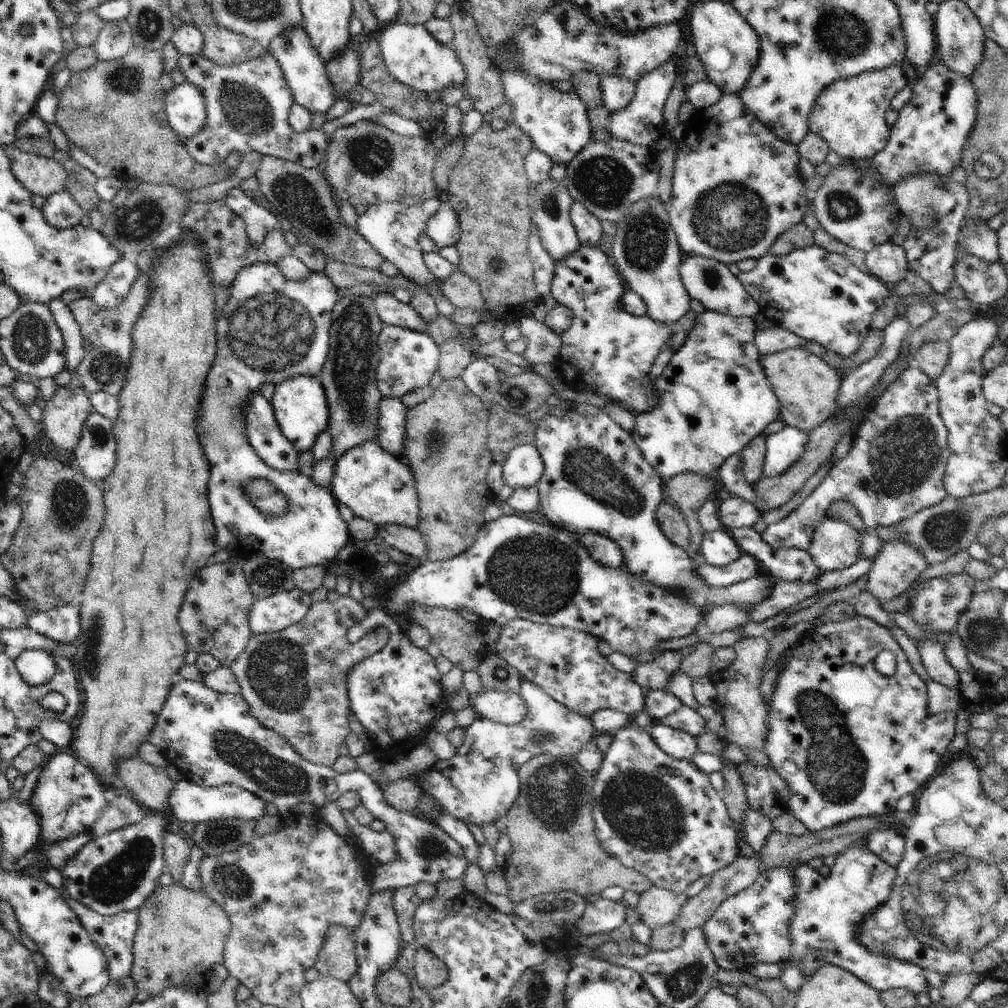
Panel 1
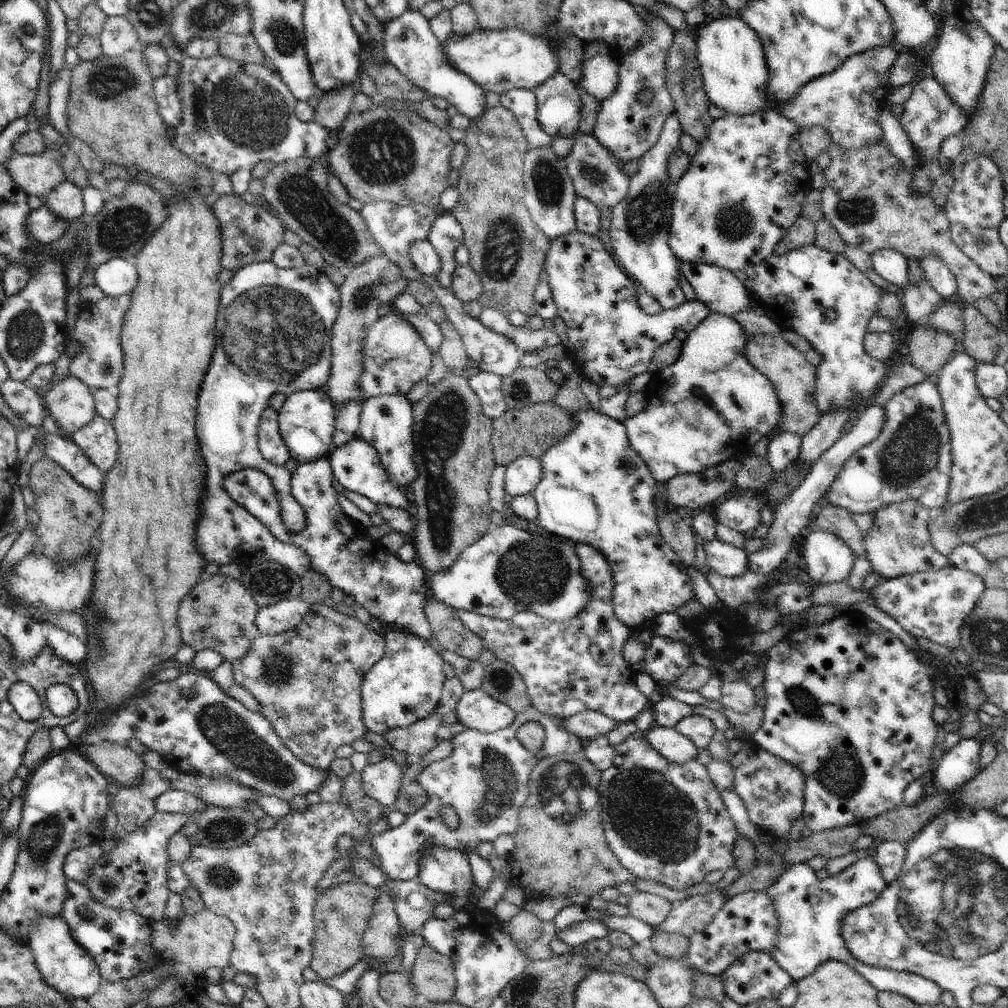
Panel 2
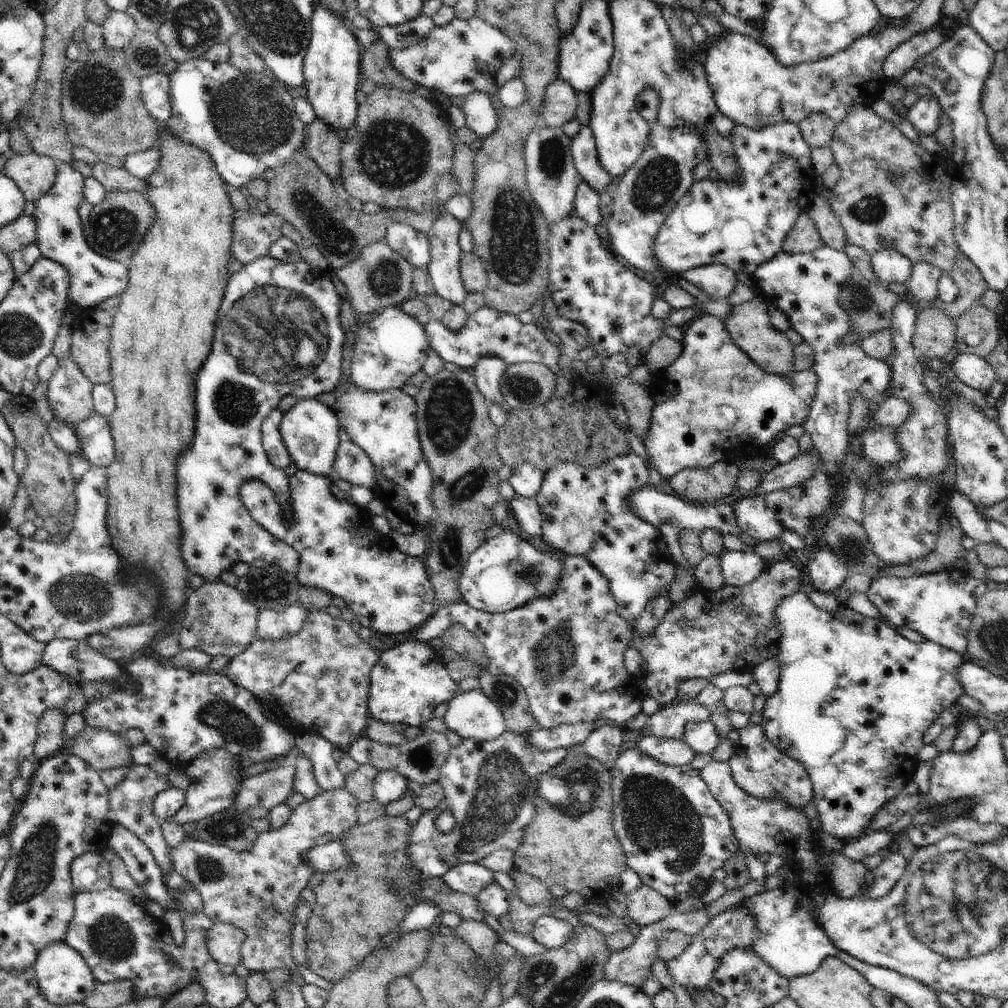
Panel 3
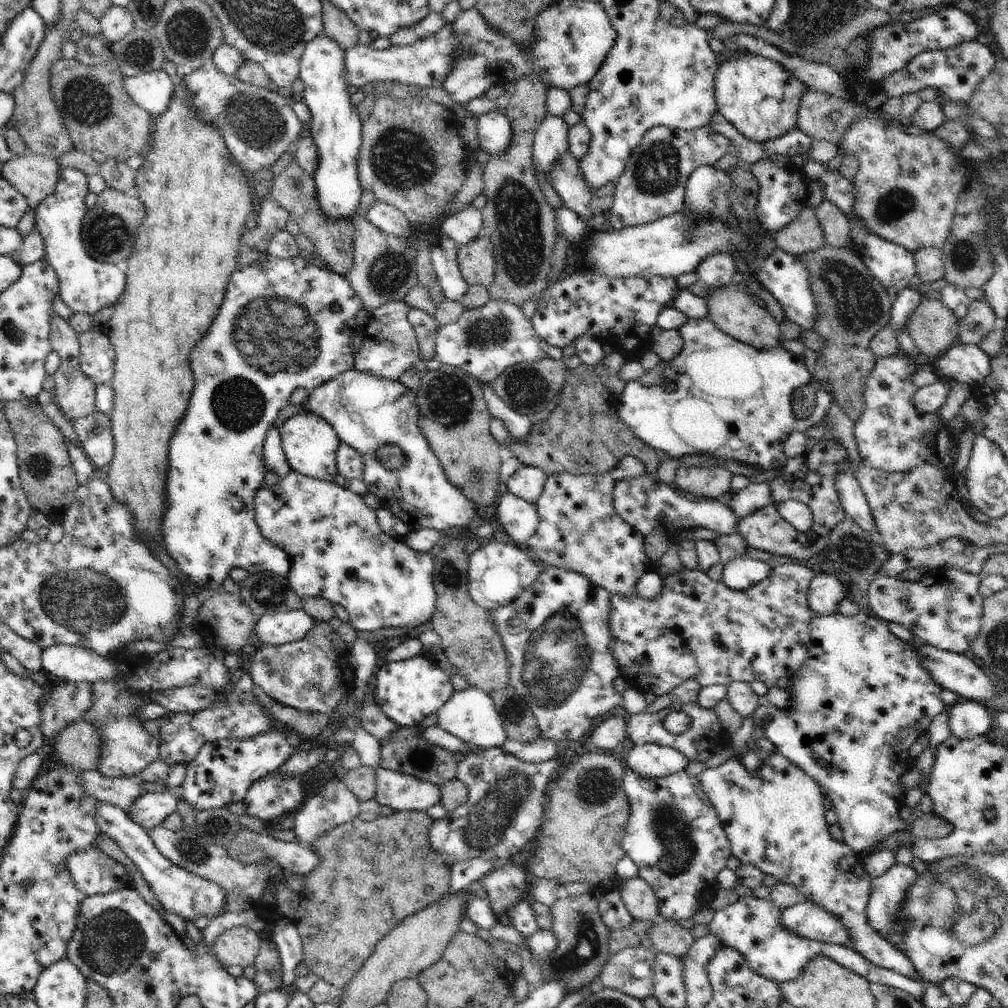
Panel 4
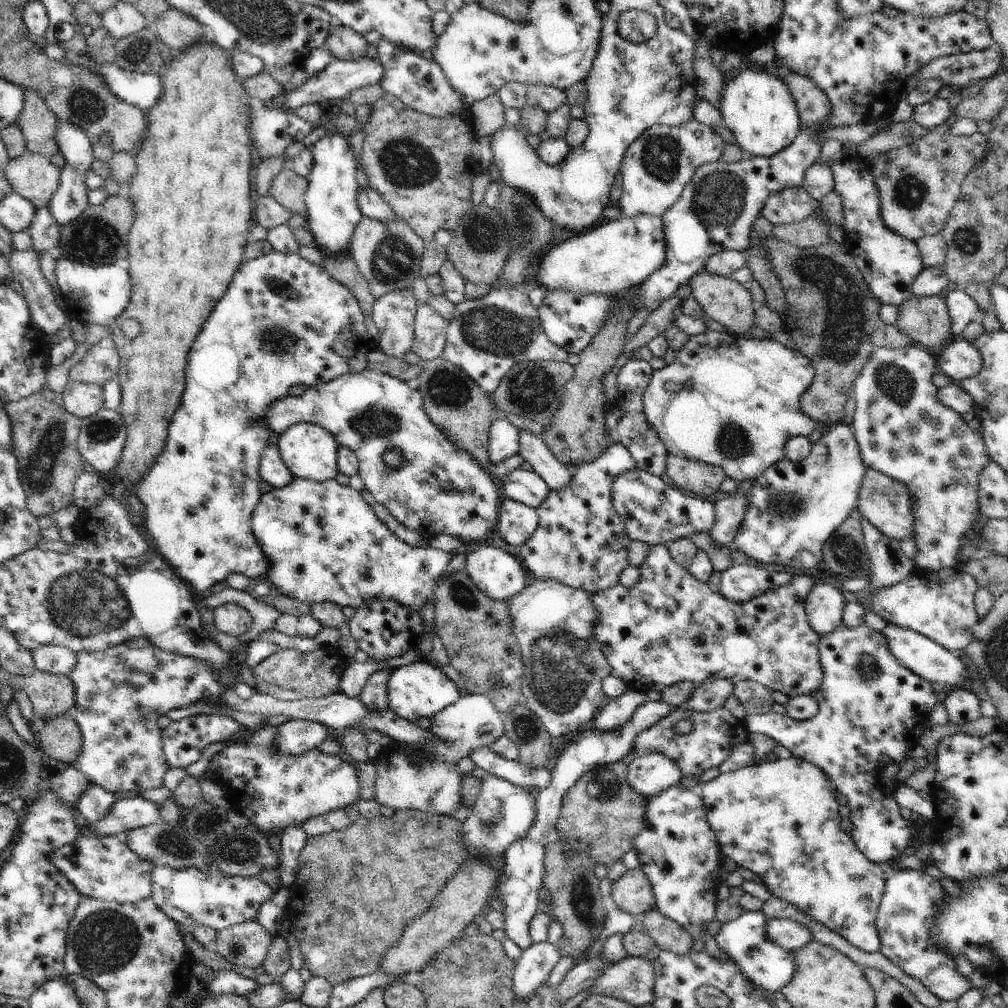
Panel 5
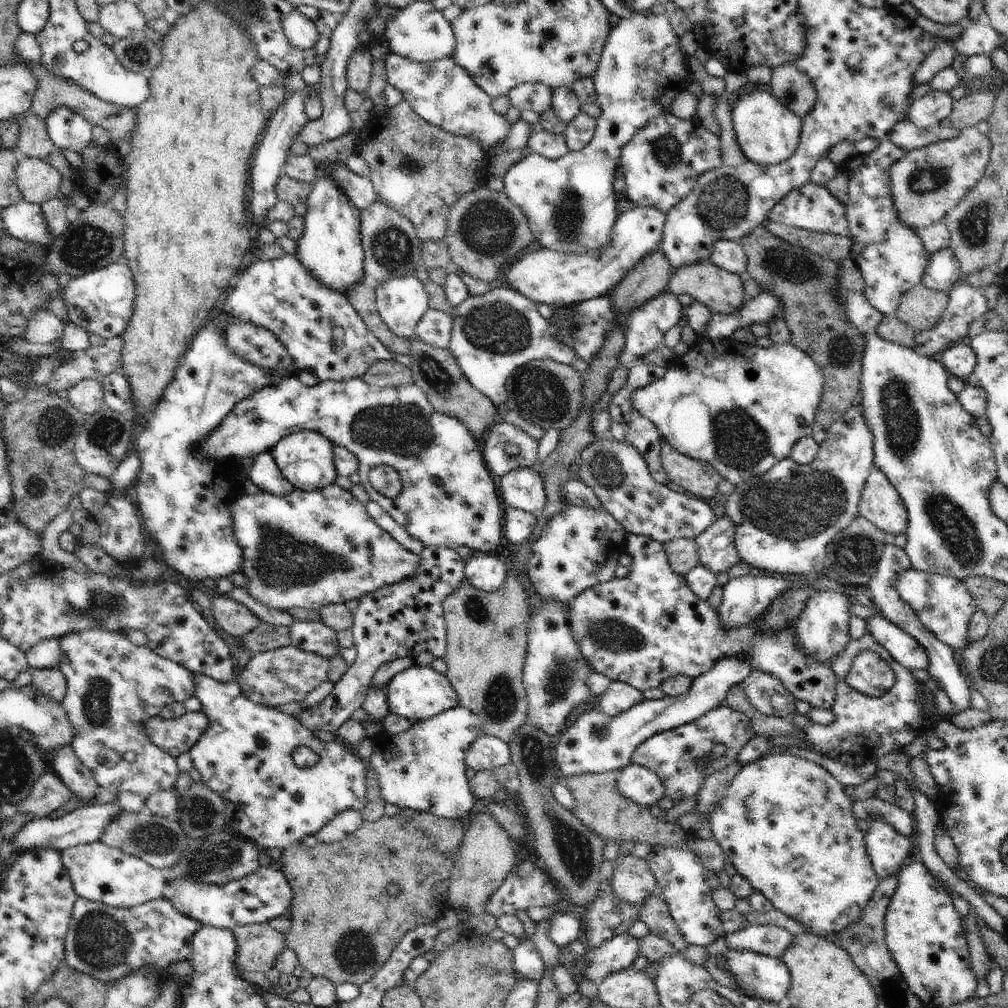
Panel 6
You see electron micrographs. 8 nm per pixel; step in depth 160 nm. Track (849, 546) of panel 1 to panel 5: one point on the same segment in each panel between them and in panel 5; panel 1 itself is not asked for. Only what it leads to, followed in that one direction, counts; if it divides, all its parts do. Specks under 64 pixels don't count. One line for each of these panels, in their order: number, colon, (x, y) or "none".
2: (828, 558)
3: (827, 572)
4: (826, 591)
5: (824, 606)

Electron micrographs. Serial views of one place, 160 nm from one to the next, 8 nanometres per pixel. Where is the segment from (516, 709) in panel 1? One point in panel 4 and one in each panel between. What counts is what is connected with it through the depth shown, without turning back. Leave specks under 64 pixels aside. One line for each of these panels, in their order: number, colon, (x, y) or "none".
2: (477, 710)
3: (471, 714)
4: (470, 714)

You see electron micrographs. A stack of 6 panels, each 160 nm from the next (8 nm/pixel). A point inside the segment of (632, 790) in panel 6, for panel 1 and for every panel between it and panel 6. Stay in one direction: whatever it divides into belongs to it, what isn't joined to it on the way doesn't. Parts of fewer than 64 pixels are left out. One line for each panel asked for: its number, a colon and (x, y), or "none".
1: (680, 745)
2: (675, 747)
3: (675, 753)
4: (650, 760)
5: (649, 775)

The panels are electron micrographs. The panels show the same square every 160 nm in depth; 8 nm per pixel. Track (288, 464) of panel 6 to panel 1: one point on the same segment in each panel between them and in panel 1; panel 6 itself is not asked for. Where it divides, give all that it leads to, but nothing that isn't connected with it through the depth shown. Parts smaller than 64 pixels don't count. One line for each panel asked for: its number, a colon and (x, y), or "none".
1: (300, 405)
2: (307, 419)
3: (310, 430)
4: (310, 444)
5: (309, 451)

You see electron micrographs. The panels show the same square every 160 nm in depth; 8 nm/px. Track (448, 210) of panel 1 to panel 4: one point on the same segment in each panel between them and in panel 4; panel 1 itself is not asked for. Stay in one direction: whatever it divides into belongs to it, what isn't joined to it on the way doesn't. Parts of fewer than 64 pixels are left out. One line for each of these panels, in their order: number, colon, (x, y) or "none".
2: (446, 233)
3: (445, 251)
4: (444, 257)

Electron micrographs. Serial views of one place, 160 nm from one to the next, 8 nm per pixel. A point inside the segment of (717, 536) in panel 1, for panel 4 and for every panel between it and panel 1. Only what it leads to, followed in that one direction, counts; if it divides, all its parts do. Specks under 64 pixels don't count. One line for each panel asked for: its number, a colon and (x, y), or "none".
2: (729, 561)
3: (739, 568)
4: (741, 573)

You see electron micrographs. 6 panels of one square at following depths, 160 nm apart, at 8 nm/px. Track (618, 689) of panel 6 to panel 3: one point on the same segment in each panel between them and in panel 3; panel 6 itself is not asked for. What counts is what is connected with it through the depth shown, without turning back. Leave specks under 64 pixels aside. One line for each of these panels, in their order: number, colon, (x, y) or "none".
3: (603, 743)
4: (609, 735)
5: (615, 713)

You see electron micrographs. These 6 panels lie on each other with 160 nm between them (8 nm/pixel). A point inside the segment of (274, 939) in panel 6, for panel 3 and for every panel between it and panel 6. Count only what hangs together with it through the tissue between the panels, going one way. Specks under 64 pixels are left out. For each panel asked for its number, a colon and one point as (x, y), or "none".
3: (224, 940)
4: (238, 945)
5: (246, 944)

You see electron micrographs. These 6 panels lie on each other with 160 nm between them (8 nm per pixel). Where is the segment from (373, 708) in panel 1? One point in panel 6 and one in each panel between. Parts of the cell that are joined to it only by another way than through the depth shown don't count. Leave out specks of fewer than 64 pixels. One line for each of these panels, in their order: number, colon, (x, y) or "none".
2: (404, 686)
3: (407, 683)
4: (408, 691)
5: (419, 690)
6: (418, 693)

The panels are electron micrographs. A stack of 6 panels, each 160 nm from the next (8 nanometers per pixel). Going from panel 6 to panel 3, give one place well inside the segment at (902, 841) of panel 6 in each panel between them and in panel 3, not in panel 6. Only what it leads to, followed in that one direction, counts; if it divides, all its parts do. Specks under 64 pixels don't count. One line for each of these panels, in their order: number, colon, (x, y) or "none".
3: (831, 663)
4: (862, 698)
5: (864, 728)

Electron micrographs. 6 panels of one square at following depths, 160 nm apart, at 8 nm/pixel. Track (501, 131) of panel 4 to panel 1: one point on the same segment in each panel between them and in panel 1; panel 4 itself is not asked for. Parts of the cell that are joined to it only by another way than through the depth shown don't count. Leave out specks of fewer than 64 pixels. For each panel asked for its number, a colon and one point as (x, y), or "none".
1: (412, 56)
2: (410, 45)
3: (481, 117)

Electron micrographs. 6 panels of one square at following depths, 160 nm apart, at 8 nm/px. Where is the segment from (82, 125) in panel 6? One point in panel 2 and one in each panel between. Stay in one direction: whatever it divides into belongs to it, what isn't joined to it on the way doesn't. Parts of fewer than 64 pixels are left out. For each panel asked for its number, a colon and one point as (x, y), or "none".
2: (115, 277)
3: (93, 278)
4: (85, 285)
5: (69, 201)

